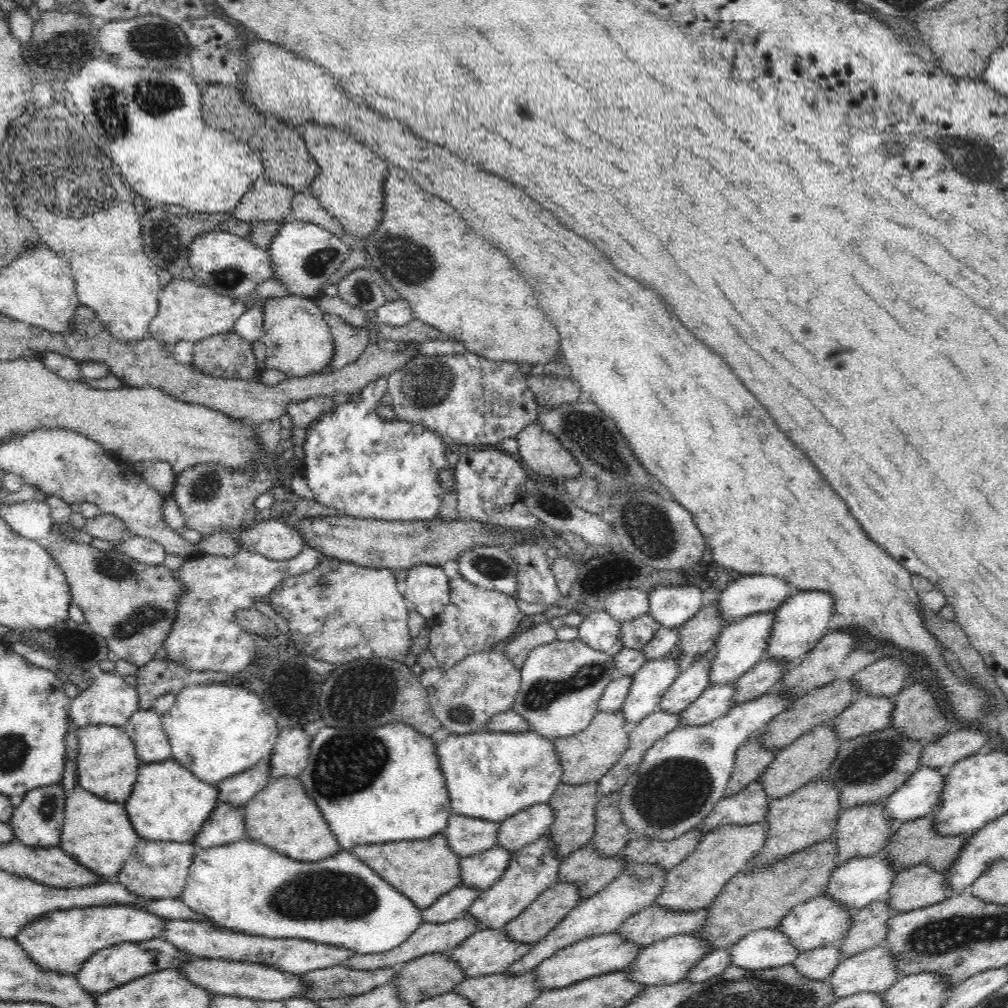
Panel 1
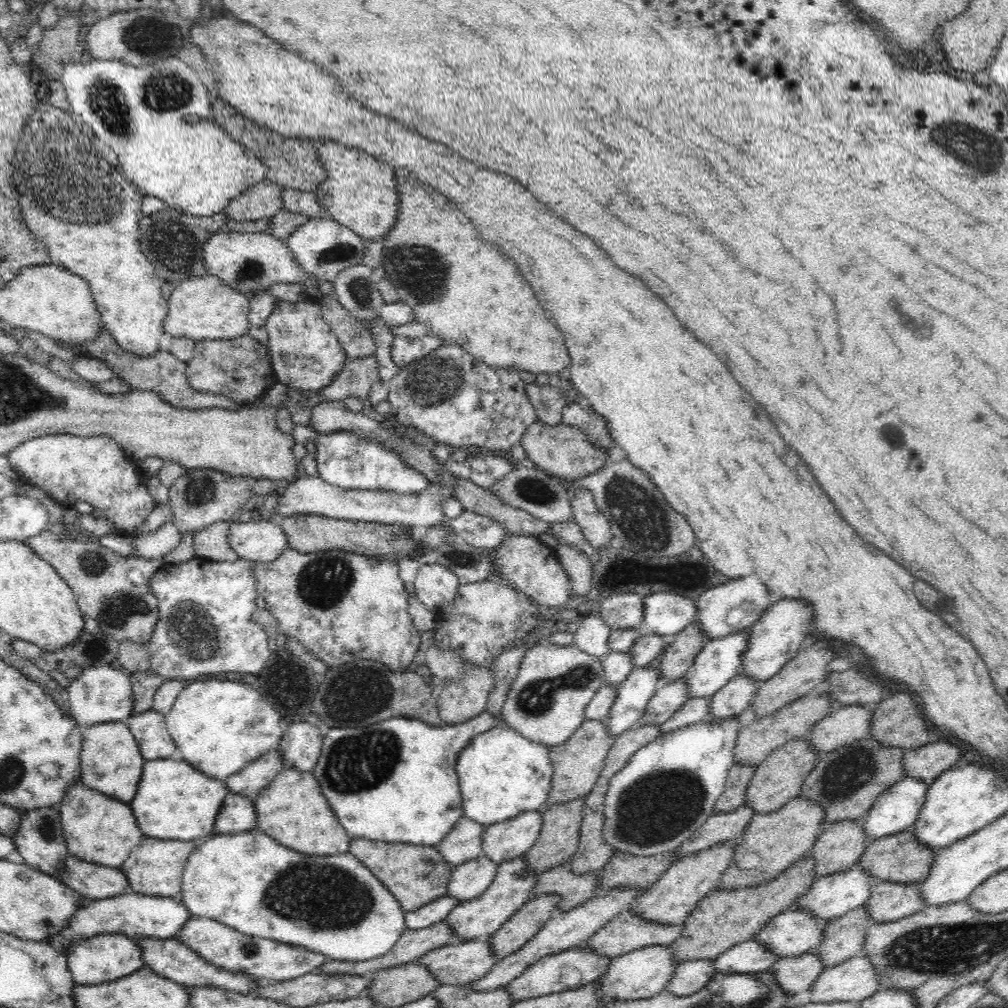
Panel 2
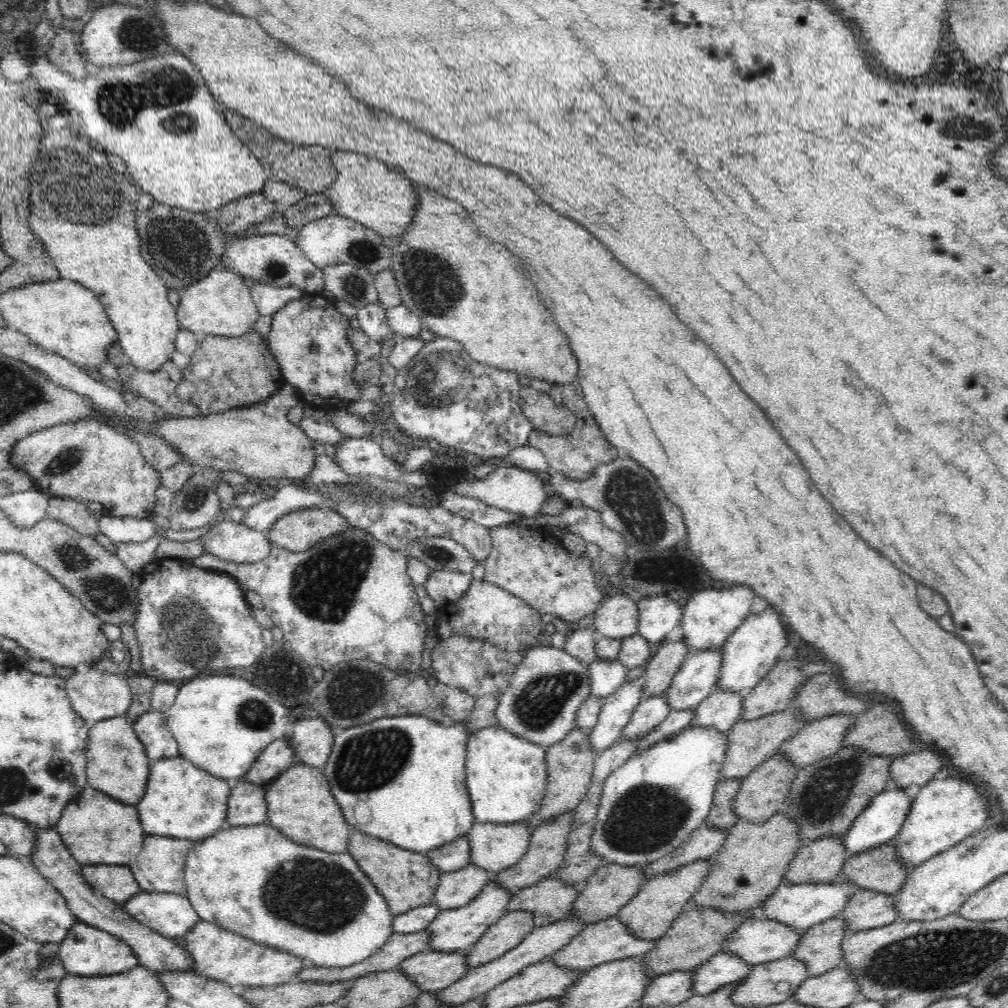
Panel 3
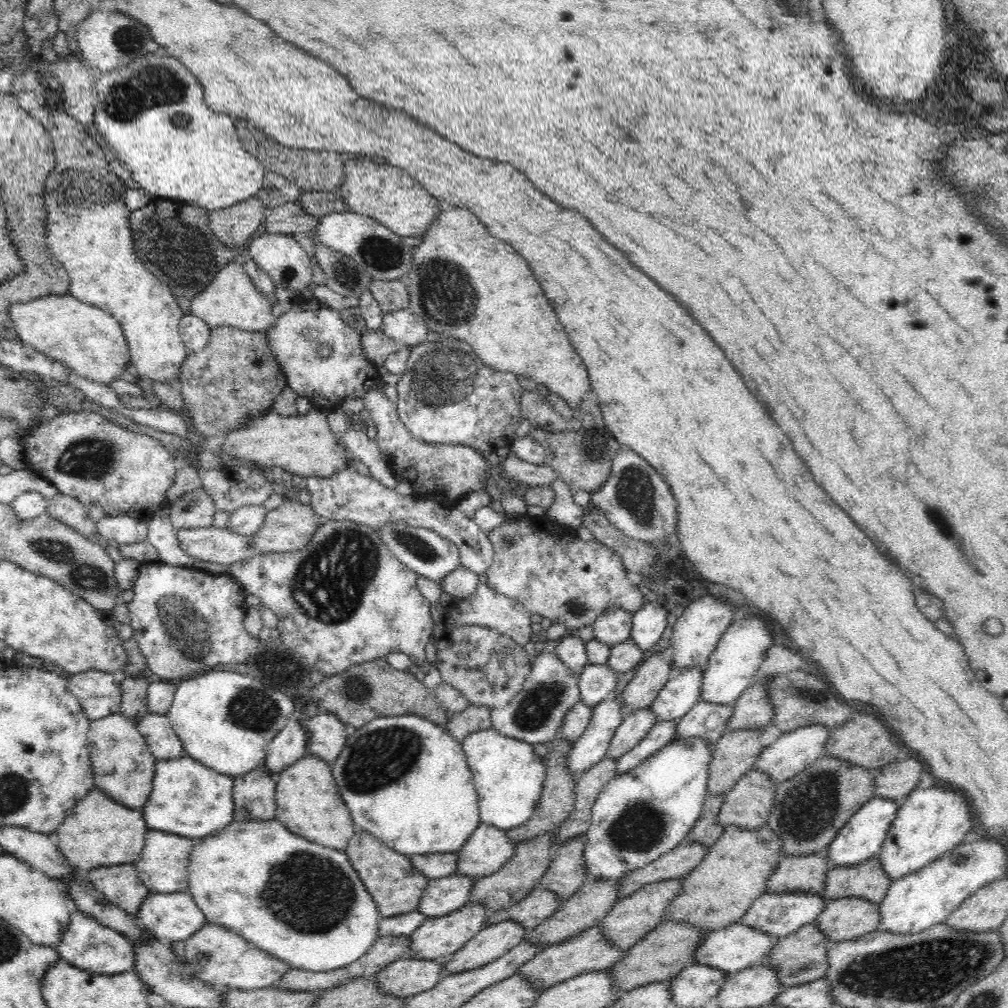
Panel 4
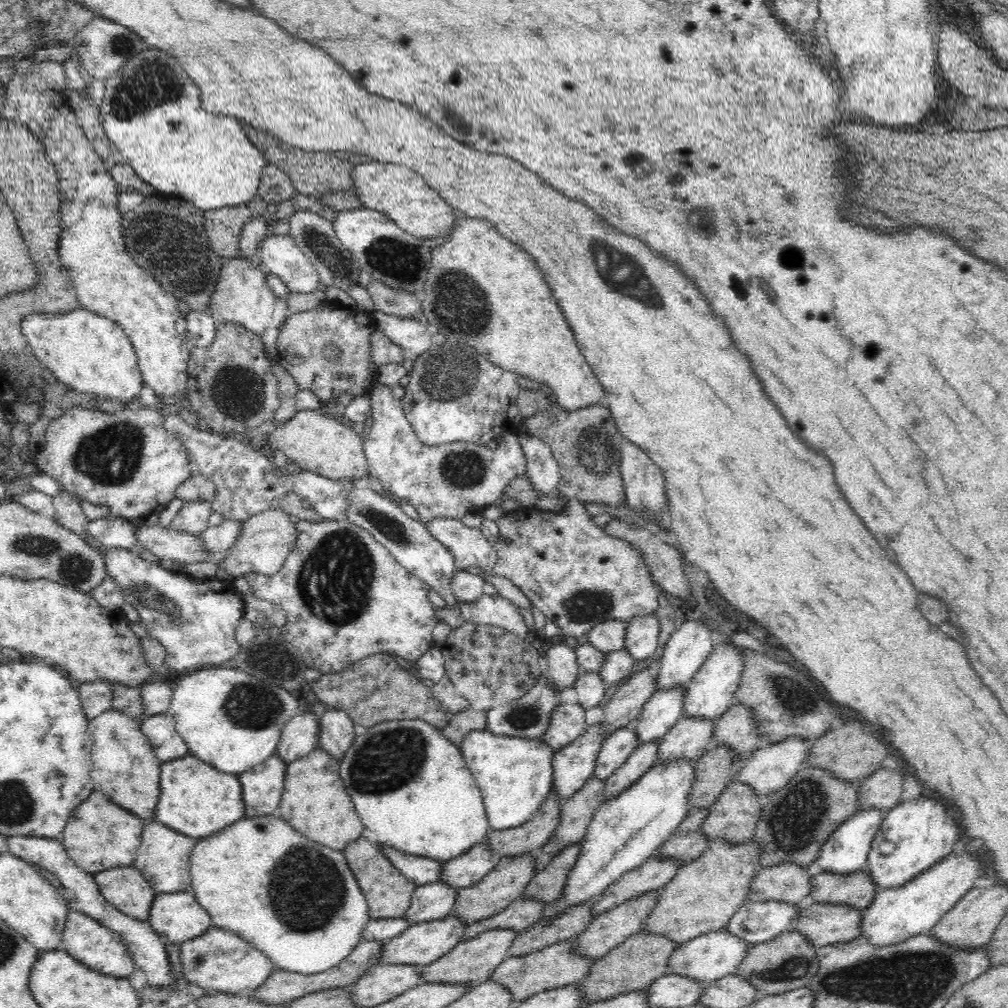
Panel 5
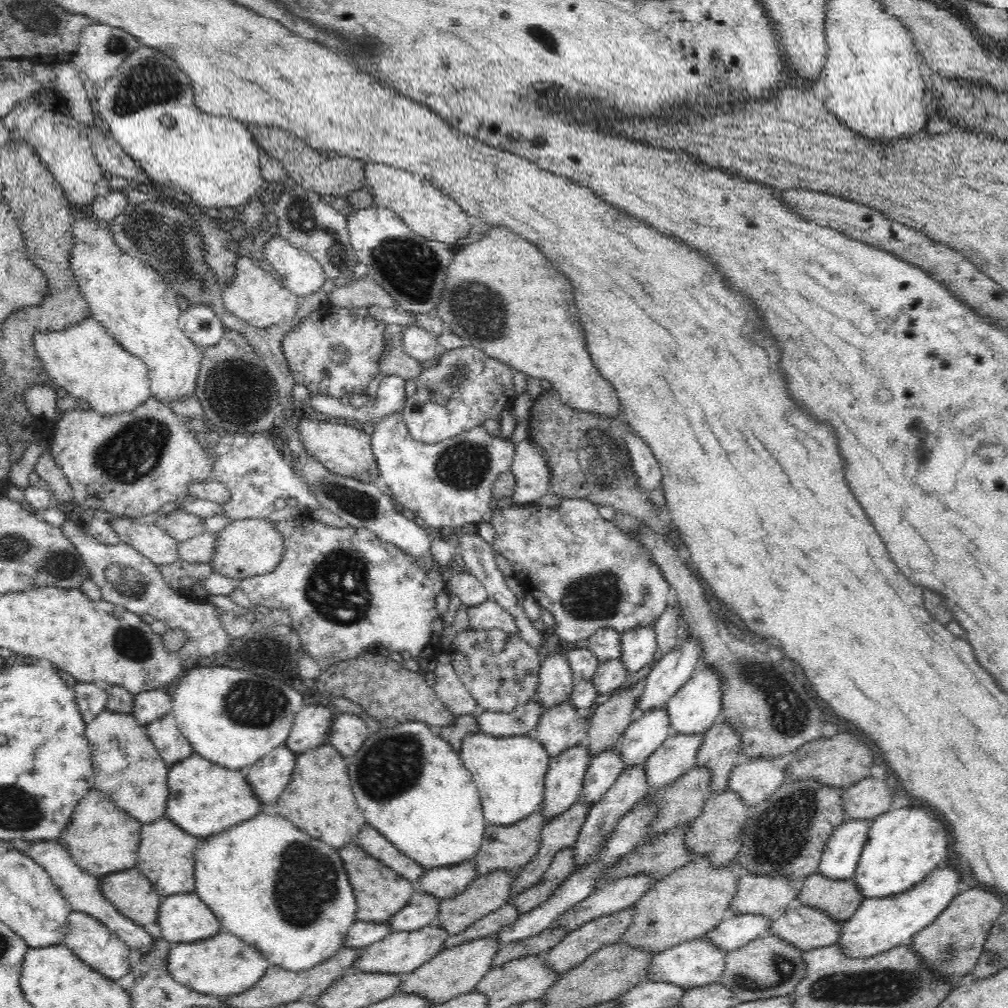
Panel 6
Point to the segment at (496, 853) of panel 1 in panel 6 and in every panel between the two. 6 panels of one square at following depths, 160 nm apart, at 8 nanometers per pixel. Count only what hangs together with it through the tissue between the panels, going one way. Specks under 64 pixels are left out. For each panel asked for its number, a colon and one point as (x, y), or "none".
2: (471, 878)
3: (457, 888)
4: (444, 895)
5: (430, 902)
6: (421, 910)

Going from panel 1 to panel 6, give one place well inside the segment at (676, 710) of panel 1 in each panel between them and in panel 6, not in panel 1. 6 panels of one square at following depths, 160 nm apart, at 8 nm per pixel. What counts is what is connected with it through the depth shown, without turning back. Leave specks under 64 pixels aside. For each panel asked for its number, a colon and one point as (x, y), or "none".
2: (669, 698)
3: (652, 711)
4: (634, 728)
5: (617, 747)
6: (605, 767)

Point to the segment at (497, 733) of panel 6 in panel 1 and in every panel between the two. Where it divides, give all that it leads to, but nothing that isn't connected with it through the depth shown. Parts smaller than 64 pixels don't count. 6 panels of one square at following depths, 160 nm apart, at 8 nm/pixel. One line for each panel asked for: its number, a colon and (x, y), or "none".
1: (561, 683)
2: (547, 702)
3: (540, 704)
4: (535, 715)
5: (528, 717)

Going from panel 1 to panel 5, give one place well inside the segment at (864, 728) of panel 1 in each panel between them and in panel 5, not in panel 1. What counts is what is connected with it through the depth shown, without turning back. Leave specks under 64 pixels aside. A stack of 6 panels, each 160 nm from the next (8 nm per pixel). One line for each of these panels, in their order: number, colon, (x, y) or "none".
2: (845, 724)
3: (820, 738)
4: (791, 753)
5: (768, 770)

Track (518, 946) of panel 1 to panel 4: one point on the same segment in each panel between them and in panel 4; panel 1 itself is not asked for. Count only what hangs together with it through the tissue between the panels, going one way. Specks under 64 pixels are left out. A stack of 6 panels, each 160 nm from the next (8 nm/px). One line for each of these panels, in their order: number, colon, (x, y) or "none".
2: (460, 962)
3: (431, 970)
4: (408, 976)

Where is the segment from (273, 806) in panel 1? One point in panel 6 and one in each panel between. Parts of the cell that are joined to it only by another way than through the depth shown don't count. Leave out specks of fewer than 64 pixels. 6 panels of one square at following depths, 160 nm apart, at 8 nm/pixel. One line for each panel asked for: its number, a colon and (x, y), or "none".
2: (291, 809)
3: (299, 803)
4: (308, 803)
5: (314, 802)
6: (319, 801)

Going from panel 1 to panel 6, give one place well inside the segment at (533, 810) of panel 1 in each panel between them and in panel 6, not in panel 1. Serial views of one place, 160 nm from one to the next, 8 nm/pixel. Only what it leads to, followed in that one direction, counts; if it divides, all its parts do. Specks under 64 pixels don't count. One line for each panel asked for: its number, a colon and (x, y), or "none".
2: (502, 841)
3: (494, 847)
4: (489, 848)
5: (466, 870)
6: (446, 881)

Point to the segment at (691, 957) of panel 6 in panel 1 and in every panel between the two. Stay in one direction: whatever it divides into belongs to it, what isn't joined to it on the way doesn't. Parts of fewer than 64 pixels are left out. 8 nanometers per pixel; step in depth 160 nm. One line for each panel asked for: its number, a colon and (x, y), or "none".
1: (820, 921)
2: (795, 931)
3: (758, 940)
4: (736, 947)
5: (709, 957)

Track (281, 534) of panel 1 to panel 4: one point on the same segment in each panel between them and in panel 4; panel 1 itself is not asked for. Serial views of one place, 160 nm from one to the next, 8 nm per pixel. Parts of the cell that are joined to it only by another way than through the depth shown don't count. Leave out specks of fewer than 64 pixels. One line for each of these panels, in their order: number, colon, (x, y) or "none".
2: (258, 541)
3: (228, 540)
4: (211, 544)

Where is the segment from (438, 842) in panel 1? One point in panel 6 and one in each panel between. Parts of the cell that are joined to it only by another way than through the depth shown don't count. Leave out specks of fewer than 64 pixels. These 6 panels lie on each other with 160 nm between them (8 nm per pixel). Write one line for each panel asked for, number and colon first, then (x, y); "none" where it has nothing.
2: (415, 874)
3: (405, 879)
4: (390, 877)
5: (389, 893)
6: (380, 892)

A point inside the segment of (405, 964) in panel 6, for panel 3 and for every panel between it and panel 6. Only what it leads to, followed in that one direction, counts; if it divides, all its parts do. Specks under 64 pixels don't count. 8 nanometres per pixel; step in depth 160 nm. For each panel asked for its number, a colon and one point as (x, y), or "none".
3: (453, 930)
4: (438, 938)
5: (420, 944)

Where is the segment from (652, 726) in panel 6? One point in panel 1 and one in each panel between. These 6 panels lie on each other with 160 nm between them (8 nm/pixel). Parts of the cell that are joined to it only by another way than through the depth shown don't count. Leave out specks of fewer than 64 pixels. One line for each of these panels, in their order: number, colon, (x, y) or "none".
1: (741, 645)
2: (720, 659)
3: (698, 676)
4: (678, 696)
5: (665, 707)

